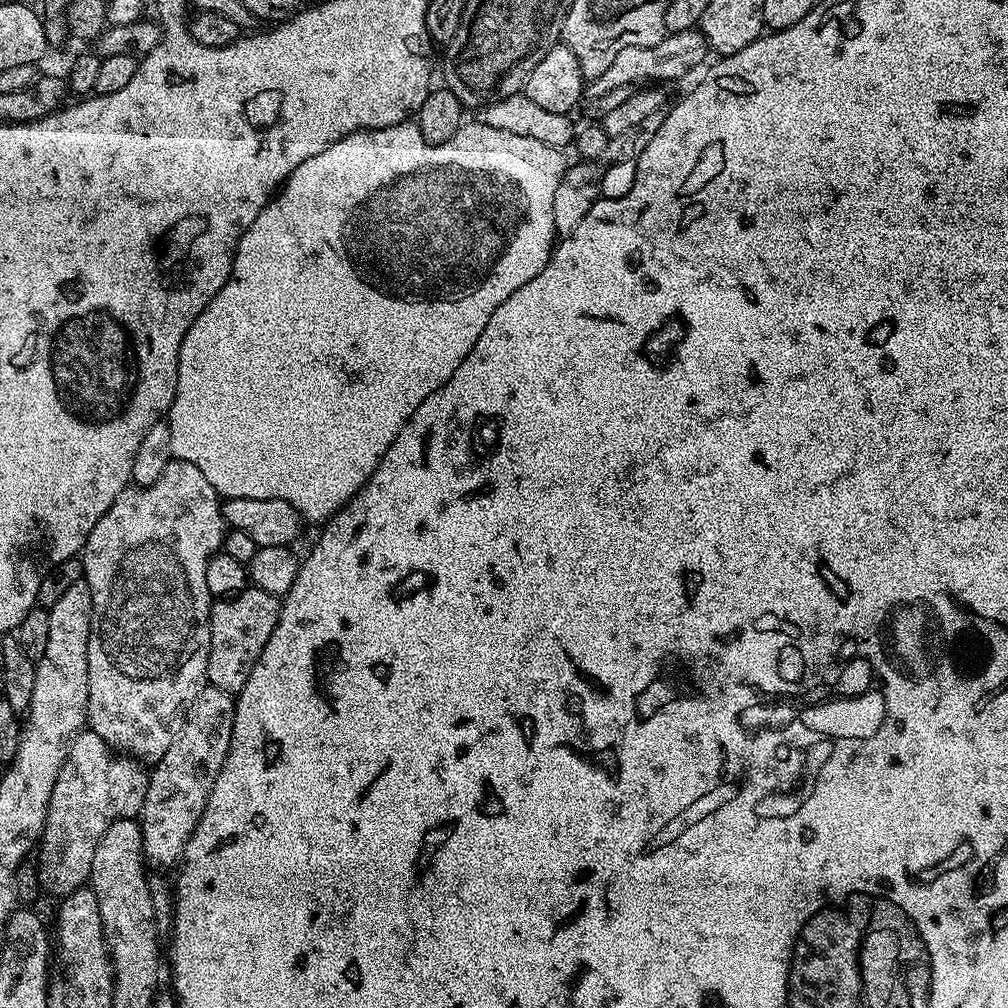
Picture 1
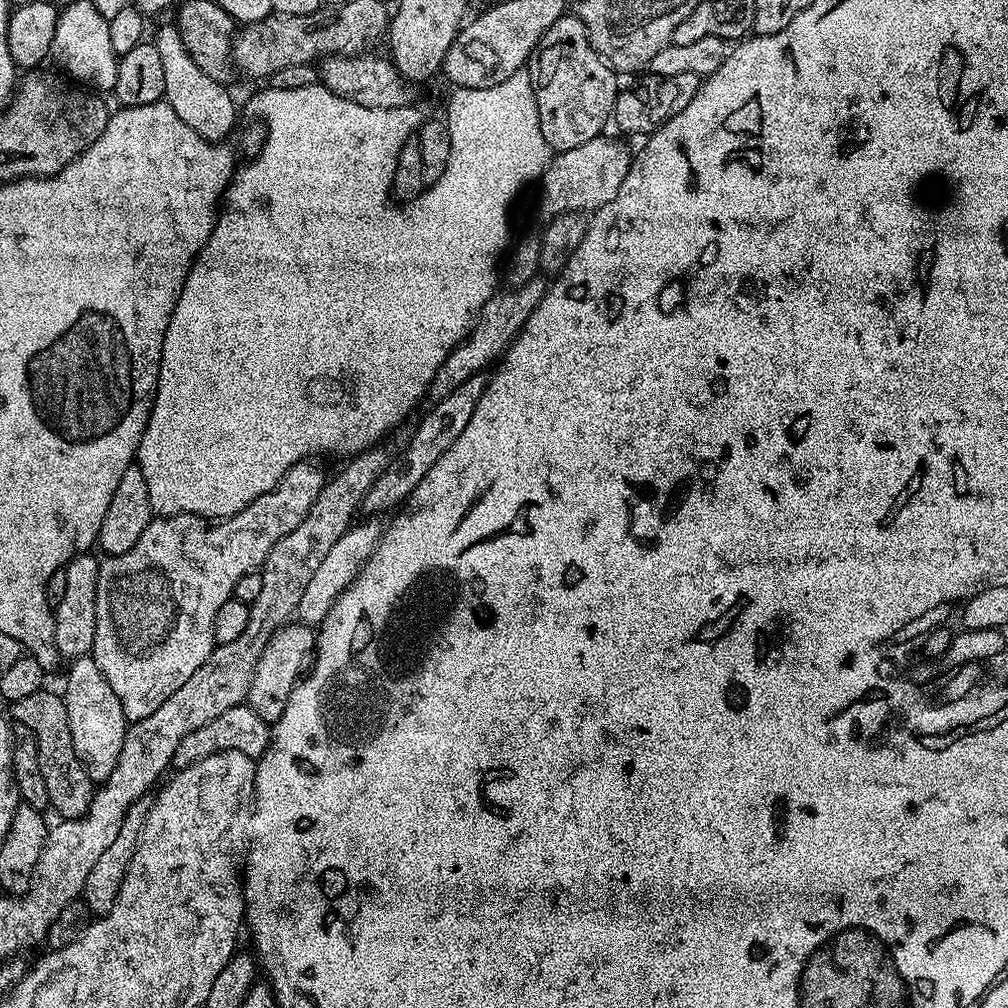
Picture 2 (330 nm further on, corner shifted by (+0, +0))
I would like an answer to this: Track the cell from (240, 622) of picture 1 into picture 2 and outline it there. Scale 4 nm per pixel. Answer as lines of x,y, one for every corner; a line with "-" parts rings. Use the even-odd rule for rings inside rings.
289,622
283,624
273,634
270,642
266,642
252,671
246,703
254,710
254,714
258,714
258,718
262,718
269,726
275,724
278,718
282,718
282,710
286,710
286,702
290,698
292,689
301,679
306,665
313,659
317,635
317,629
311,624
-
304,663
306,663
305,668

